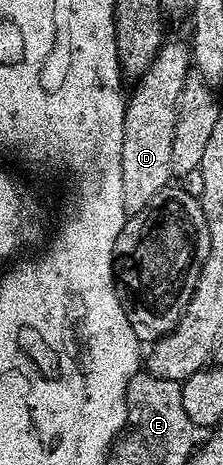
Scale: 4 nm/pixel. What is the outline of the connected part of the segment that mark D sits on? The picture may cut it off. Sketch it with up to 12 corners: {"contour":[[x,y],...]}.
{"contour":[[165,40],[131,90],[122,199],[142,211],[173,180],[174,127],[194,58]]}

